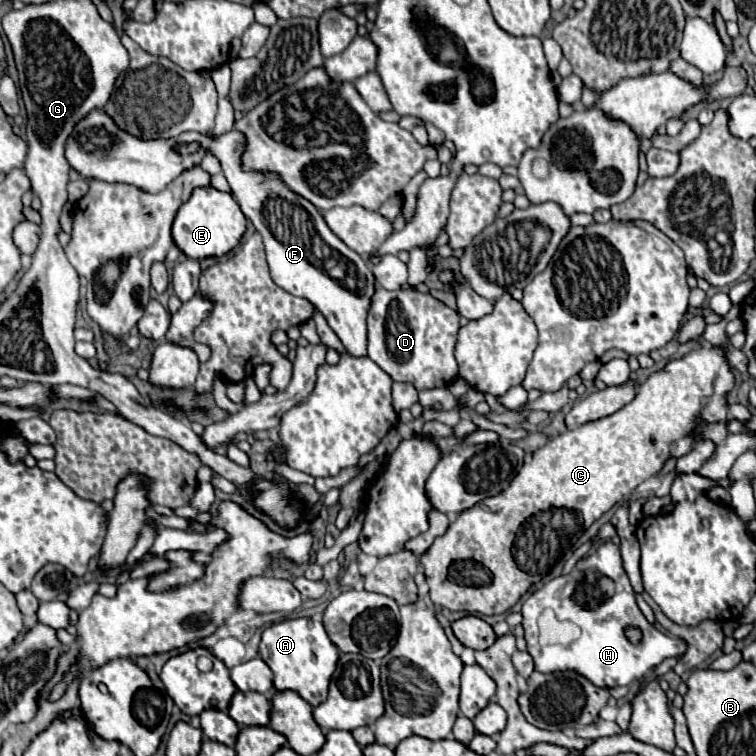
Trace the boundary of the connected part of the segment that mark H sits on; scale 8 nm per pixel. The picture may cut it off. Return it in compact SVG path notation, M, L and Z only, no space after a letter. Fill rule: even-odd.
M601 541L595 545L593 553L579 559L577 565L569 575L555 577L549 581L543 589L529 595L529 599L523 603L521 609L523 615L523 629L525 629L525 641L527 641L527 653L535 661L535 671L539 673L555 673L555 671L575 671L589 679L597 687L617 687L617 685L629 685L633 679L641 679L647 675L655 665L659 665L667 657L683 655L687 649L687 643L677 637L669 637L661 631L657 631L641 613L641 609L635 603L635 593L629 583L629 577L621 565L621 553L619 547L611 541ZM601 575L607 575L615 583L615 593L611 597L603 597L597 581ZM585 591L583 597L593 599L595 593L603 597L599 607L587 609L575 601L575 593ZM545 607L551 607L559 621L571 621L581 629L581 635L577 641L569 645L539 645L539 627L537 617ZM635 625L643 631L643 639L639 645L631 645L625 637L625 627Z

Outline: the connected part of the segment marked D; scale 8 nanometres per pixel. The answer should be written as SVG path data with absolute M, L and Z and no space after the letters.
M377 287L375 297L371 297L371 309L367 315L367 357L373 359L385 373L389 373L393 381L413 383L417 391L447 387L457 377L457 361L453 355L457 331L459 313L431 297L431 293L419 293L415 287L397 291Z

